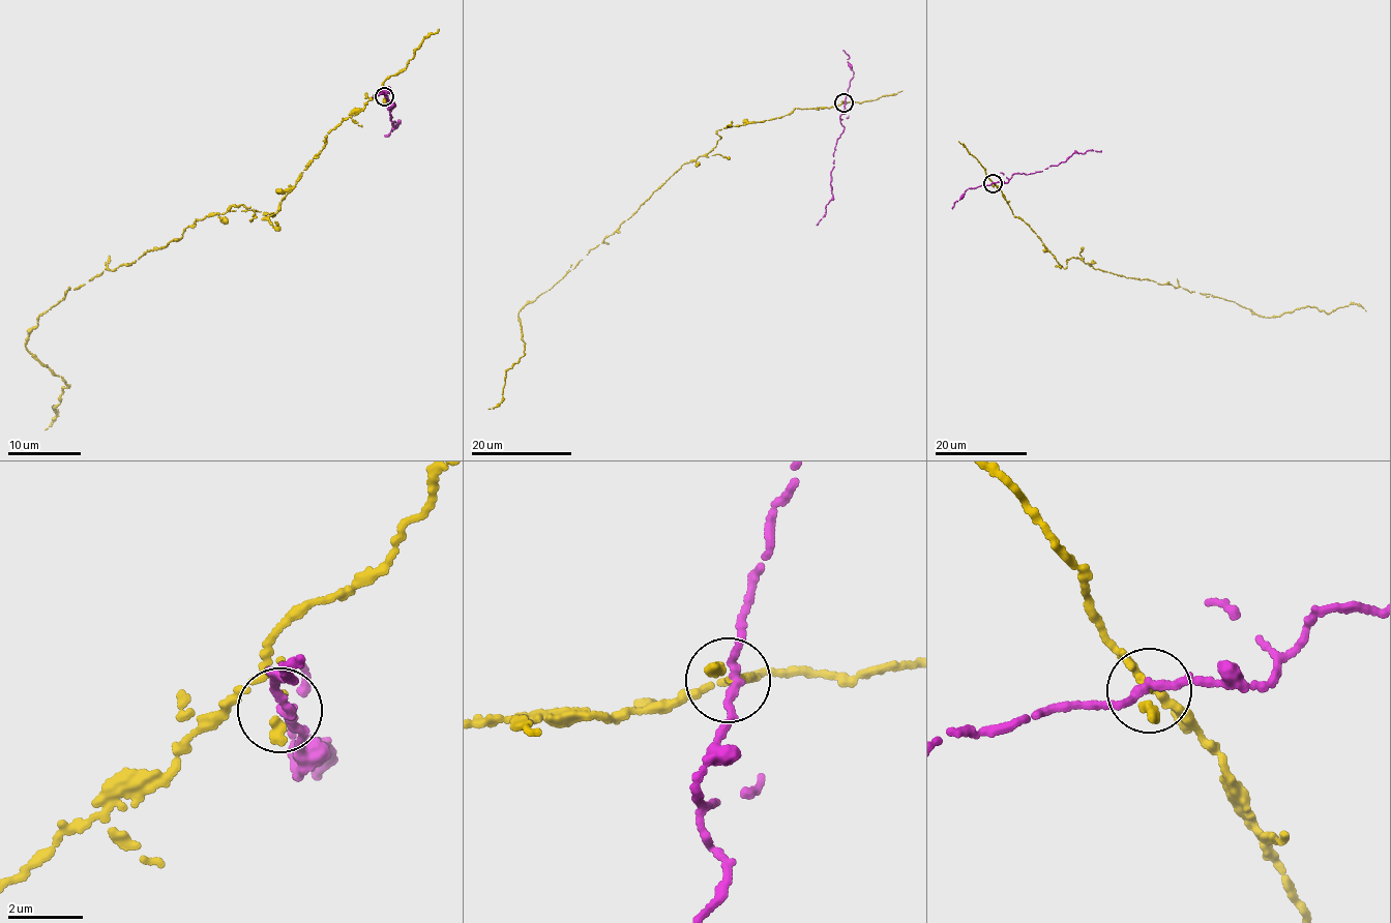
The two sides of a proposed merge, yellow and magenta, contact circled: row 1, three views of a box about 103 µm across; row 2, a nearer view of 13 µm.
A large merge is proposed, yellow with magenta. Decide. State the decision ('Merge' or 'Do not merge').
Do not merge

